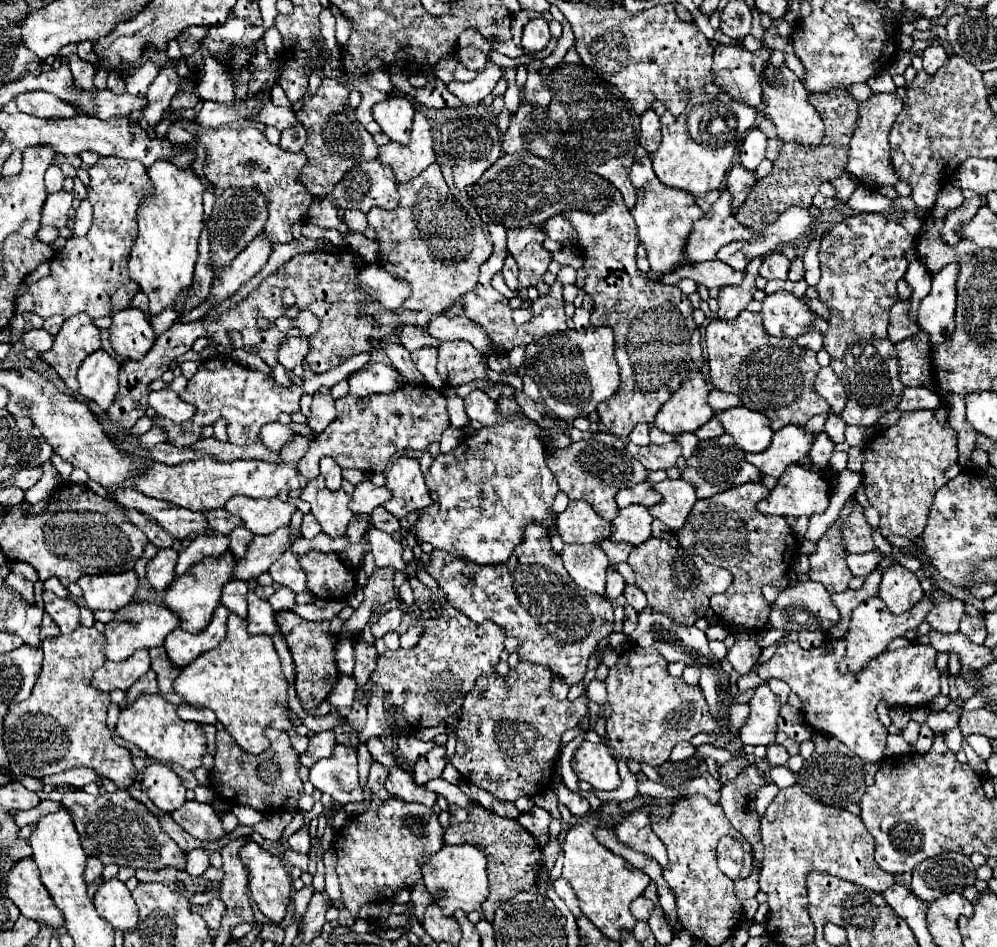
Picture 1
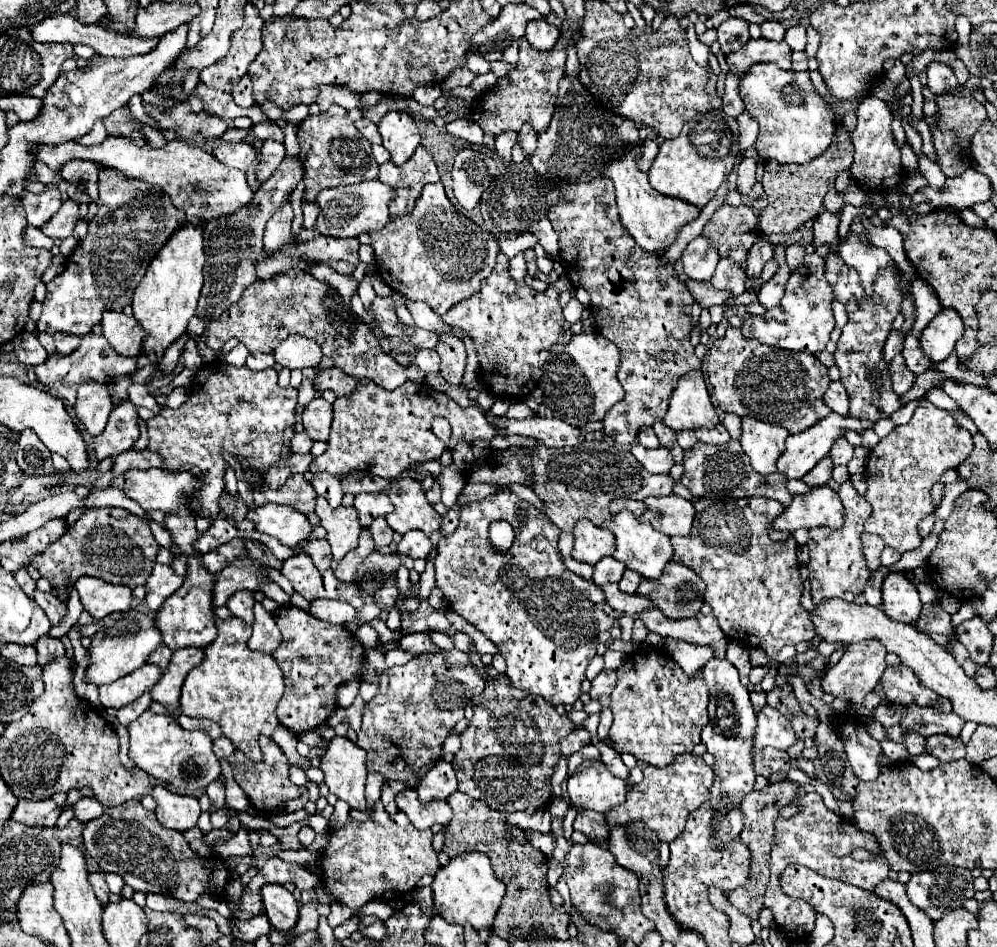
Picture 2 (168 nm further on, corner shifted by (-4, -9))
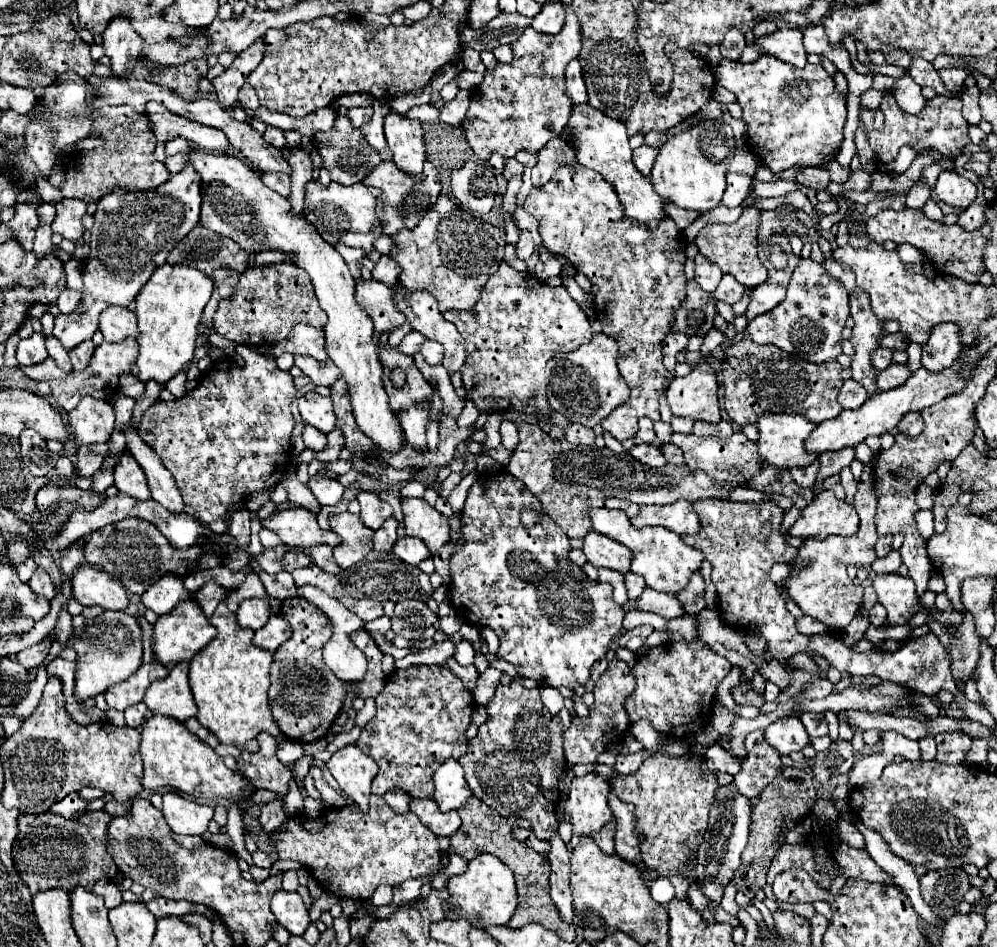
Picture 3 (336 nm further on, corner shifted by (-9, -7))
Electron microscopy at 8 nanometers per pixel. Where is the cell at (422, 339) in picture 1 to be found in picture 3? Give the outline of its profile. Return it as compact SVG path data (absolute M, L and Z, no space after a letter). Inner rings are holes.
M358 279L356 281L356 299L362 305L362 309L372 317L378 334L397 329L406 321L405 316L396 311L394 291L376 279L372 279L372 281Z

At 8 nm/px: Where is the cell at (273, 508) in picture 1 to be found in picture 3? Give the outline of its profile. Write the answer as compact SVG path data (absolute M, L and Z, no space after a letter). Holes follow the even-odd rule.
M306 509L274 511L268 519L262 521L262 525L272 529L286 545L312 547L318 543L328 543L336 547L340 543L340 537L330 529L320 529L316 517Z

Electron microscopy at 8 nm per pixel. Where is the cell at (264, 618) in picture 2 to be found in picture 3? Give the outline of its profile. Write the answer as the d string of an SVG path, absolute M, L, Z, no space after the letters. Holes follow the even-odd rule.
M272 613L270 619L268 619L268 623L254 633L252 643L254 643L256 647L274 651L274 649L278 649L280 643L284 643L288 637L290 637L290 627L288 627L288 623L282 619L280 613Z

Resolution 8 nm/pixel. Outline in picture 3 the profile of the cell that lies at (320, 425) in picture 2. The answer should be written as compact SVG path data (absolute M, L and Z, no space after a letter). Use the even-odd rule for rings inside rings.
M308 391L300 401L298 401L302 419L306 425L312 425L320 429L322 433L330 433L336 427L336 415L332 411L332 403L328 397L322 397L314 391Z

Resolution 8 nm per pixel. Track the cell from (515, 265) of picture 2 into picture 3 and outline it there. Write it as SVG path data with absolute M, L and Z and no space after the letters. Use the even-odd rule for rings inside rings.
M522 231L522 233L520 233L520 239L518 239L518 243L516 243L516 257L518 257L520 261L528 261L530 255L534 253L534 249L536 249L536 243L534 243L532 235L530 235L528 231Z

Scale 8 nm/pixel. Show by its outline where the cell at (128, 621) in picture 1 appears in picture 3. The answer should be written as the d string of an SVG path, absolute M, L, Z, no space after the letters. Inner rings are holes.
M104 611L100 617L88 619L82 627L74 629L76 657L76 687L78 701L104 693L110 685L126 681L142 665L142 639L136 617L124 611Z

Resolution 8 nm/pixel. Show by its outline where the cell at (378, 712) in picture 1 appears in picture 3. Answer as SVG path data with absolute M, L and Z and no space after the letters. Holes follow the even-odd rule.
M344 745L326 761L326 767L338 781L344 795L352 797L362 811L368 811L370 783L378 771L374 759L364 751L358 751L356 745Z

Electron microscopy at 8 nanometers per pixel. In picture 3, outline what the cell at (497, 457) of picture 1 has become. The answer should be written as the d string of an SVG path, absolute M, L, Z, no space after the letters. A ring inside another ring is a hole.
M402 537L394 543L394 553L410 565L418 565L420 561L430 557L430 551L426 551L426 543L422 543L420 539L414 537Z

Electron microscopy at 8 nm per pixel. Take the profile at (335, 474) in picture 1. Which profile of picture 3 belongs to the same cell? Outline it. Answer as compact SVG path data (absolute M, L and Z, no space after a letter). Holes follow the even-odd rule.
M324 475L310 477L308 487L320 505L336 505L344 495L344 485L338 483L336 479L324 477Z

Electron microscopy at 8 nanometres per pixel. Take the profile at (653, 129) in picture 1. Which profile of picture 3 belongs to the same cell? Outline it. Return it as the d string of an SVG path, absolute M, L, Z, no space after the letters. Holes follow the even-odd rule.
M642 145L642 147L634 149L634 155L632 155L632 159L634 159L634 165L636 165L636 169L638 169L642 175L650 177L652 163L654 163L656 155L658 155L658 149L656 149L656 147L650 147L650 145Z

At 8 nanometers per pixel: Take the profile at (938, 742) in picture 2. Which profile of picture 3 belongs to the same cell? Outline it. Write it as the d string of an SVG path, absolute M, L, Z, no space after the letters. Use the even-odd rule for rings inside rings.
M940 733L934 739L938 745L936 759L942 763L962 763L972 745L972 737L966 733Z

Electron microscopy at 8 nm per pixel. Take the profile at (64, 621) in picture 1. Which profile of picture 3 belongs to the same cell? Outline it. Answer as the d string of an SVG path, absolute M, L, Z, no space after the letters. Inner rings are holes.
M38 569L38 571L32 575L32 579L28 581L28 585L32 587L32 591L34 591L36 595L46 597L48 601L52 601L52 599L56 597L56 587L54 587L54 583L50 581L48 573L42 571L42 569Z

